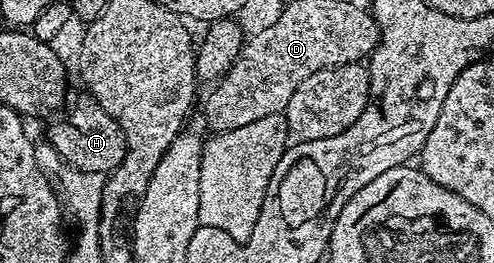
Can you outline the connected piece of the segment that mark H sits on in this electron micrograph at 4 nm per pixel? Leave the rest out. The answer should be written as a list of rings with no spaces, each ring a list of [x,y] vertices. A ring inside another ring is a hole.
[[[82,90],[80,94],[65,105],[59,120],[50,124],[48,139],[62,158],[85,172],[100,172],[109,174],[124,162],[126,153],[126,135],[110,115],[96,102],[96,98],[89,92]]]

